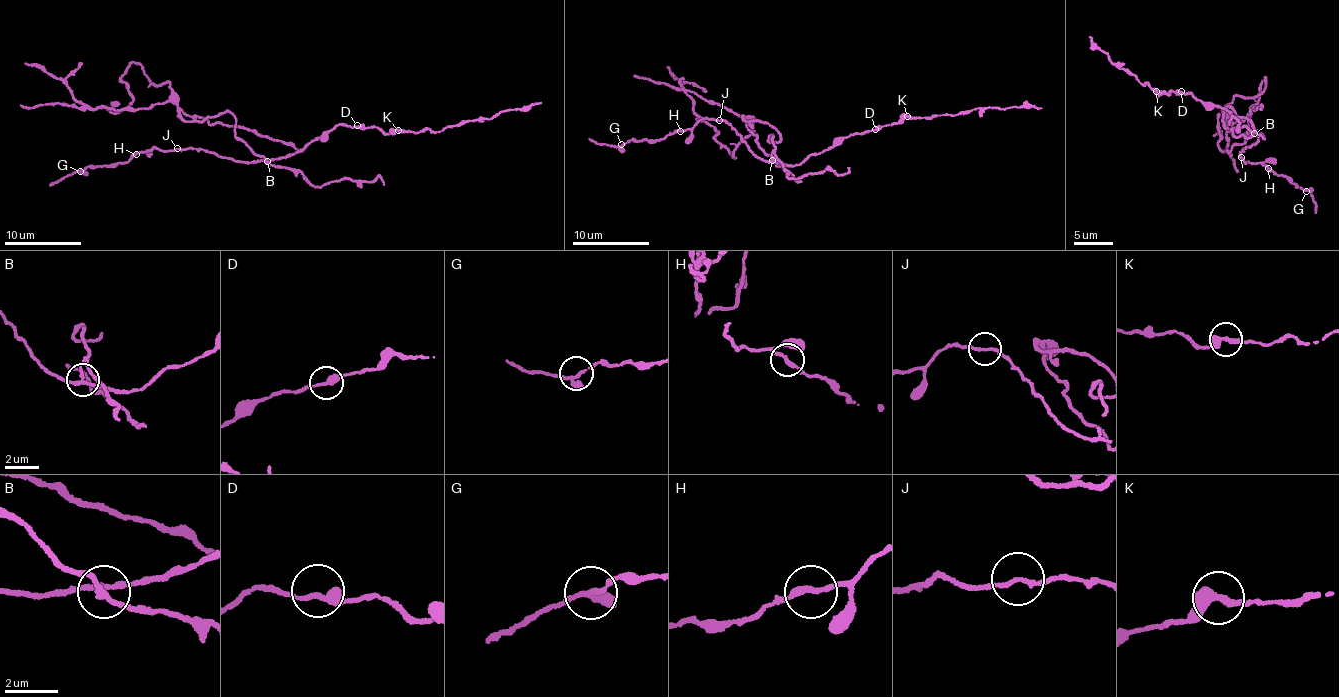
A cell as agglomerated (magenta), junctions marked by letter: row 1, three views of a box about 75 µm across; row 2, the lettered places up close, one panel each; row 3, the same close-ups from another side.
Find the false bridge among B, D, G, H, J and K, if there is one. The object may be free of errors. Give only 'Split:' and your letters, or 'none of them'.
Split: B

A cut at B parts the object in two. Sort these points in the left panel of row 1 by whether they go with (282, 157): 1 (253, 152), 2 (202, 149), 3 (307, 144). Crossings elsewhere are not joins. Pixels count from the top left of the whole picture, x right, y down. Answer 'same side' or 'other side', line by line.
1: other side
2: same side
3: same side

